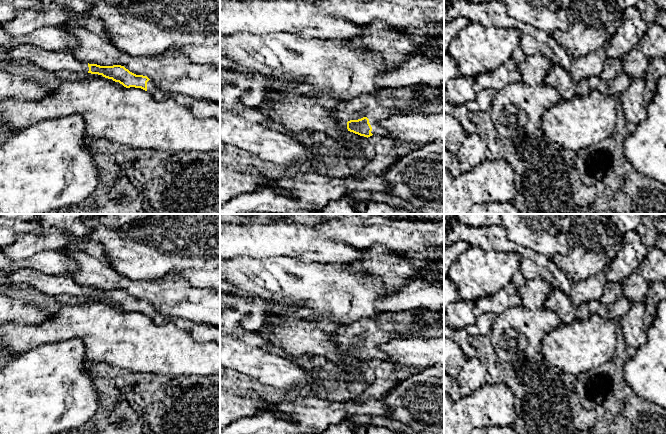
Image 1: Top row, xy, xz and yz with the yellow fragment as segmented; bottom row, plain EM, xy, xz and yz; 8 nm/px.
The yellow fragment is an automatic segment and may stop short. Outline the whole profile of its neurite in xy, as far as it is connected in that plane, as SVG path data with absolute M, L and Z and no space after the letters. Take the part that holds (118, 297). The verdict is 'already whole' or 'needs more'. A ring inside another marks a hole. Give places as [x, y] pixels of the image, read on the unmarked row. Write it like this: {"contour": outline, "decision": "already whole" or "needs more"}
{"contour": "M30 269L16 271L0 270L0 285L9 285L13 288L21 289L33 287L51 296L67 294L83 298L102 299L105 302L119 306L126 312L141 312L149 316L156 323L173 323L176 327L189 332L198 342L215 341L220 343L220 326L164 316L147 300L136 299L121 289L100 290L89 288L77 284L66 275L51 275Z", "decision": "needs more"}

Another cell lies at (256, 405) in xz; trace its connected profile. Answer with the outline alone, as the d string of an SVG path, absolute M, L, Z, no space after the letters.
M220 387L220 428L242 417L255 417L264 412L273 412L281 419L291 420L287 414L275 409L276 403L267 403L258 396L233 394Z

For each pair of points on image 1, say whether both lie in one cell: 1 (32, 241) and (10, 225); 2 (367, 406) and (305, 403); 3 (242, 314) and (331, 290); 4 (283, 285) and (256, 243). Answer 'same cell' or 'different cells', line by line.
1: different cells
2: same cell
3: different cells
4: different cells

